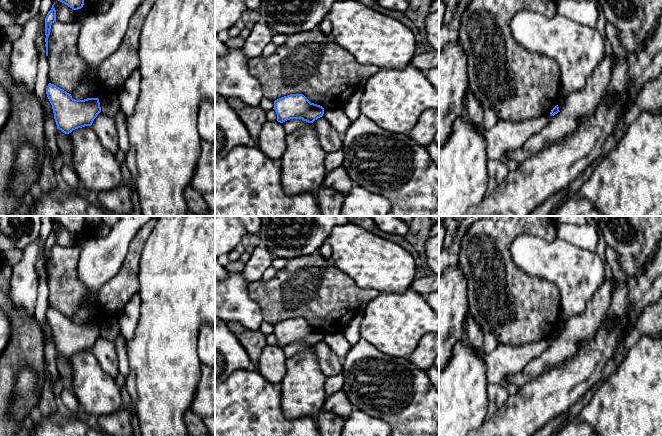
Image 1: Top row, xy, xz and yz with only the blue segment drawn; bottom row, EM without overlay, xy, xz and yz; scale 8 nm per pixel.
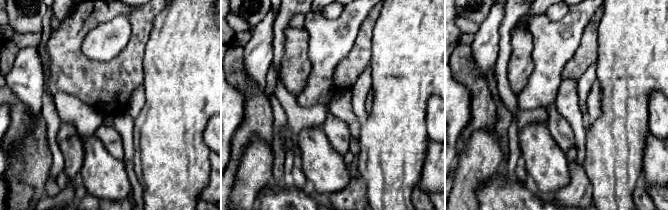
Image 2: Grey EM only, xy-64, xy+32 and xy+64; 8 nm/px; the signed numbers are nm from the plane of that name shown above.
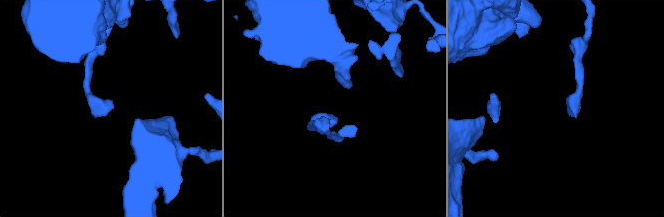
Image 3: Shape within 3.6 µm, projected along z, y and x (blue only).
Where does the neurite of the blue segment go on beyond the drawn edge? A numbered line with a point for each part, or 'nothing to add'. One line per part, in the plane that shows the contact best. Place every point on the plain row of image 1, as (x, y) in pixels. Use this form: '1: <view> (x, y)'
nothing to add

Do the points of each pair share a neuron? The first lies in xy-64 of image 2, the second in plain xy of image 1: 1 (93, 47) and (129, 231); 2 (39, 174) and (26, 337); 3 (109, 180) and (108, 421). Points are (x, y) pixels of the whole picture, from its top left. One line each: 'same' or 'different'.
1: same
2: same
3: different

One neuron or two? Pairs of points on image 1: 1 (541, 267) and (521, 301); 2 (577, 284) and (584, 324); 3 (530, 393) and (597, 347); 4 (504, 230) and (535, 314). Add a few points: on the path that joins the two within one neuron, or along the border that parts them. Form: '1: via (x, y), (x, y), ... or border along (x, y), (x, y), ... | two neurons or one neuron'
1: border along (516, 264), (527, 273), (552, 281), (557, 287) | two neurons
2: border along (595, 291), (588, 305), (566, 322) | two neurons
3: via (547, 393), (551, 393), (580, 364) | one neuron
4: via (504, 251), (507, 280), (509, 288), (514, 293) | one neuron

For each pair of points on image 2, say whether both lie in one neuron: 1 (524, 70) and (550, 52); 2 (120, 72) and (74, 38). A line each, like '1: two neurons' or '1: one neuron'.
1: two neurons
2: one neuron

